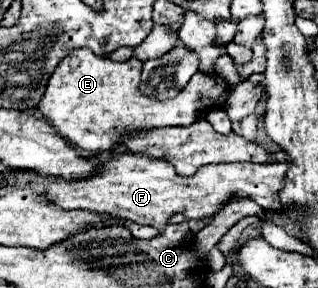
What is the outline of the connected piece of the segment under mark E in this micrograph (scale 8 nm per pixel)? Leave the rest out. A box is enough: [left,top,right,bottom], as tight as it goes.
[34,49,230,153]

